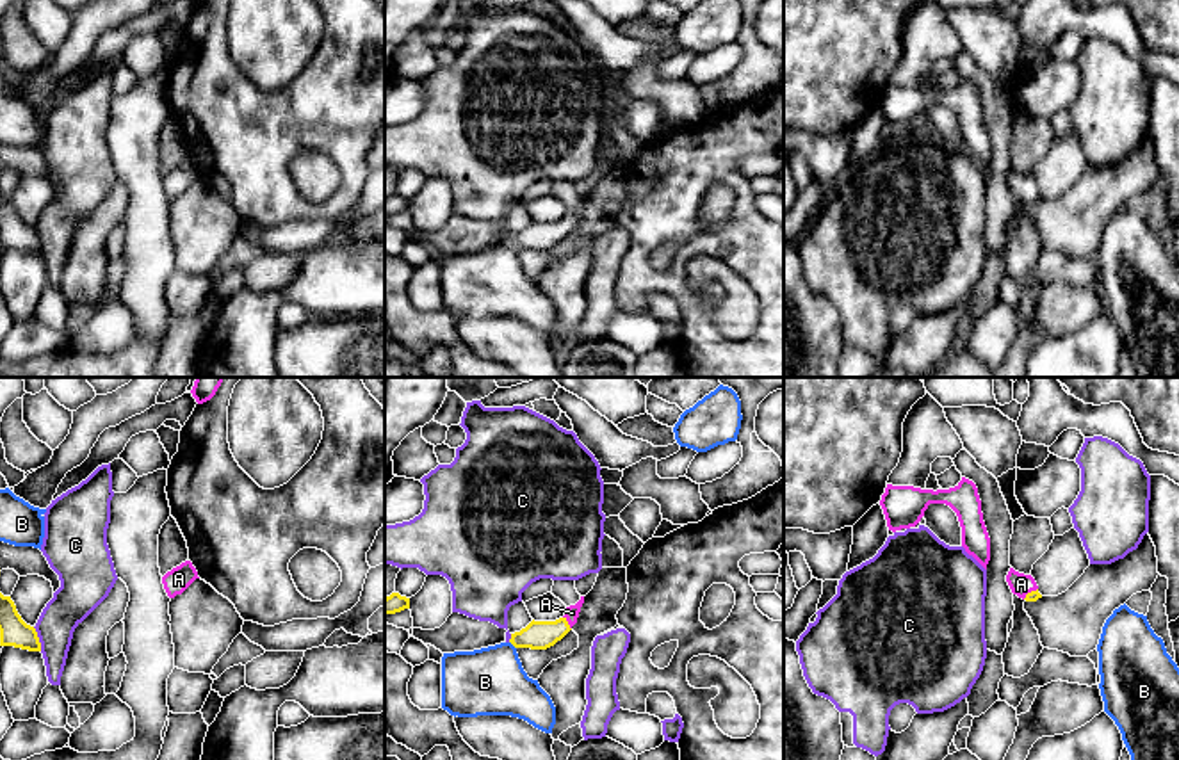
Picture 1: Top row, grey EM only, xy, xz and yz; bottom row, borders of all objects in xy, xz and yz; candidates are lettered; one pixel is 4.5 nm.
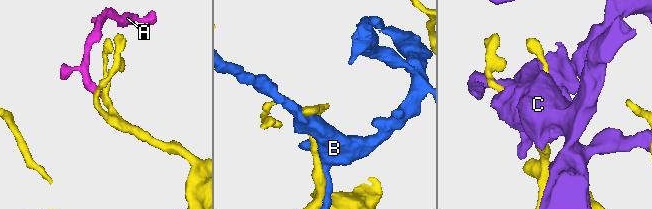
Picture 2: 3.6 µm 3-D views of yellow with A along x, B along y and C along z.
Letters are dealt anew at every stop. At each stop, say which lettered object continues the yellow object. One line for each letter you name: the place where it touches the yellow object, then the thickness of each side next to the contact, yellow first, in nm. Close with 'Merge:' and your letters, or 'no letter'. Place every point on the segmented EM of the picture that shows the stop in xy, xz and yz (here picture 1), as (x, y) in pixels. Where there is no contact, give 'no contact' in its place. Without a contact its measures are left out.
A: contact xz (567, 623); calibres 130 and 60 nm
Merge: A

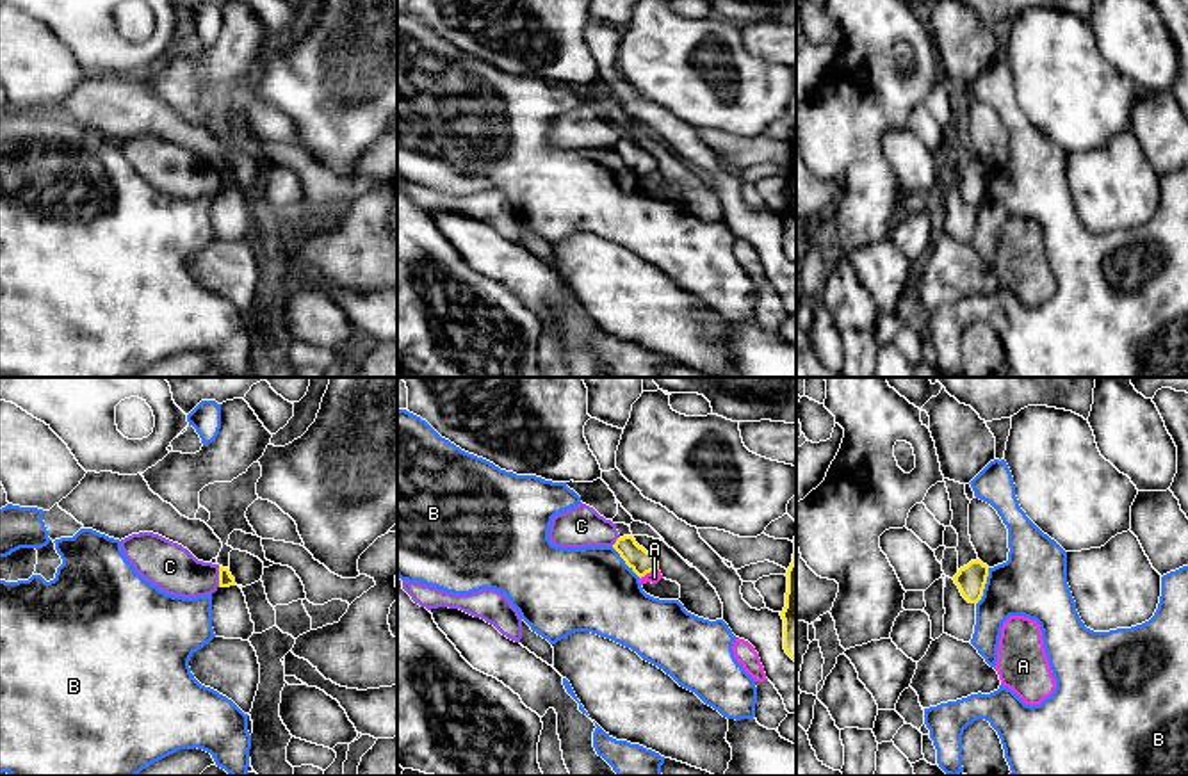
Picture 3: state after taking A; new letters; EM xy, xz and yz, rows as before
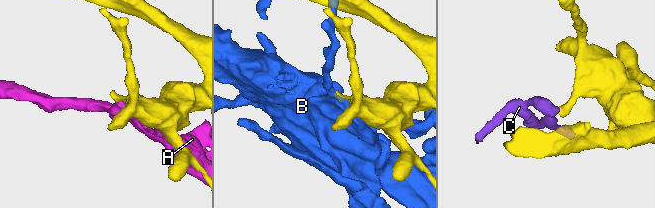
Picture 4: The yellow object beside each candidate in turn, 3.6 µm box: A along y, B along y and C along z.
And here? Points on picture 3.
Merge: no letter

